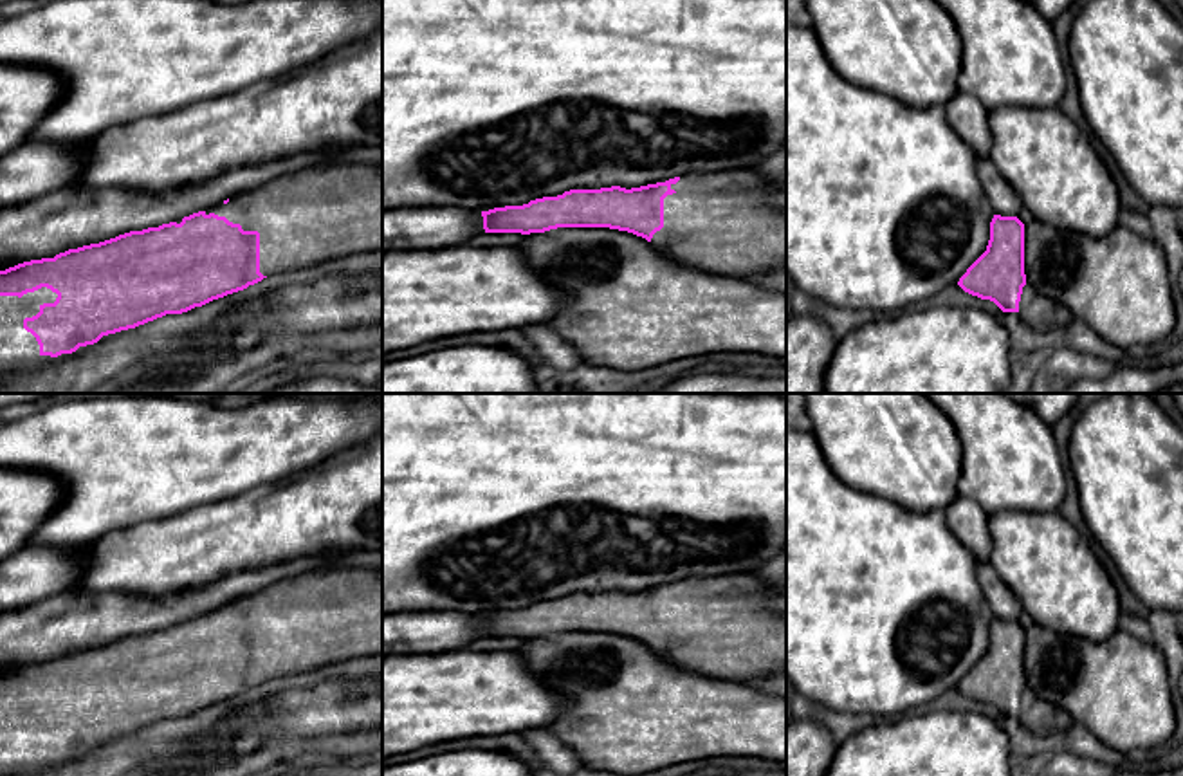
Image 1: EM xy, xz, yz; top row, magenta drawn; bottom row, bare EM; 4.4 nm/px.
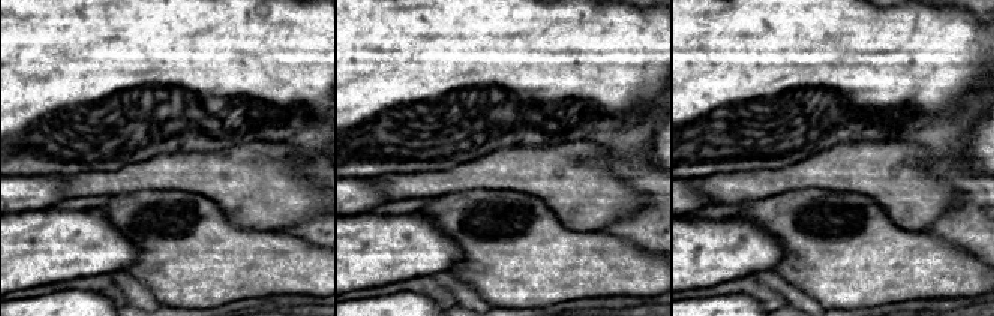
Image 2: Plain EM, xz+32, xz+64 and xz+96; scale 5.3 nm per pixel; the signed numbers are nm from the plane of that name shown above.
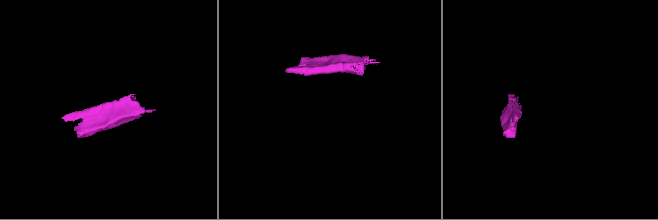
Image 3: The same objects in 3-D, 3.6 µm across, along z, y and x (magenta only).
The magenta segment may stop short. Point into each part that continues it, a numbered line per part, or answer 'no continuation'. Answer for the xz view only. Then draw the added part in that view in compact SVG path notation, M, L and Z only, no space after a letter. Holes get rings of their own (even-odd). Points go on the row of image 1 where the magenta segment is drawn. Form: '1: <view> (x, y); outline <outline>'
1: xz (727, 224); outline M734 170L714 177L683 175L671 189L674 193L664 199L664 227L651 238L651 245L669 260L736 278L786 265L786 209L774 204L774 197L786 189L784 182Z

